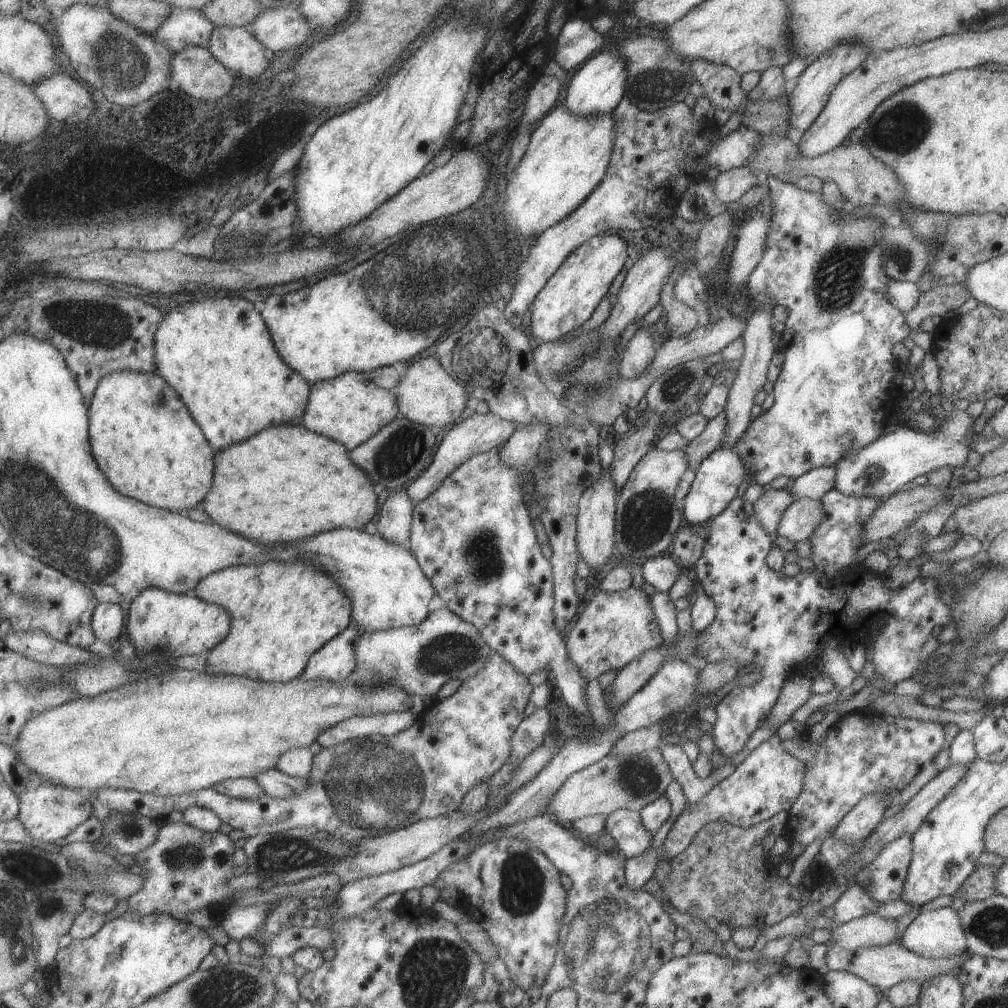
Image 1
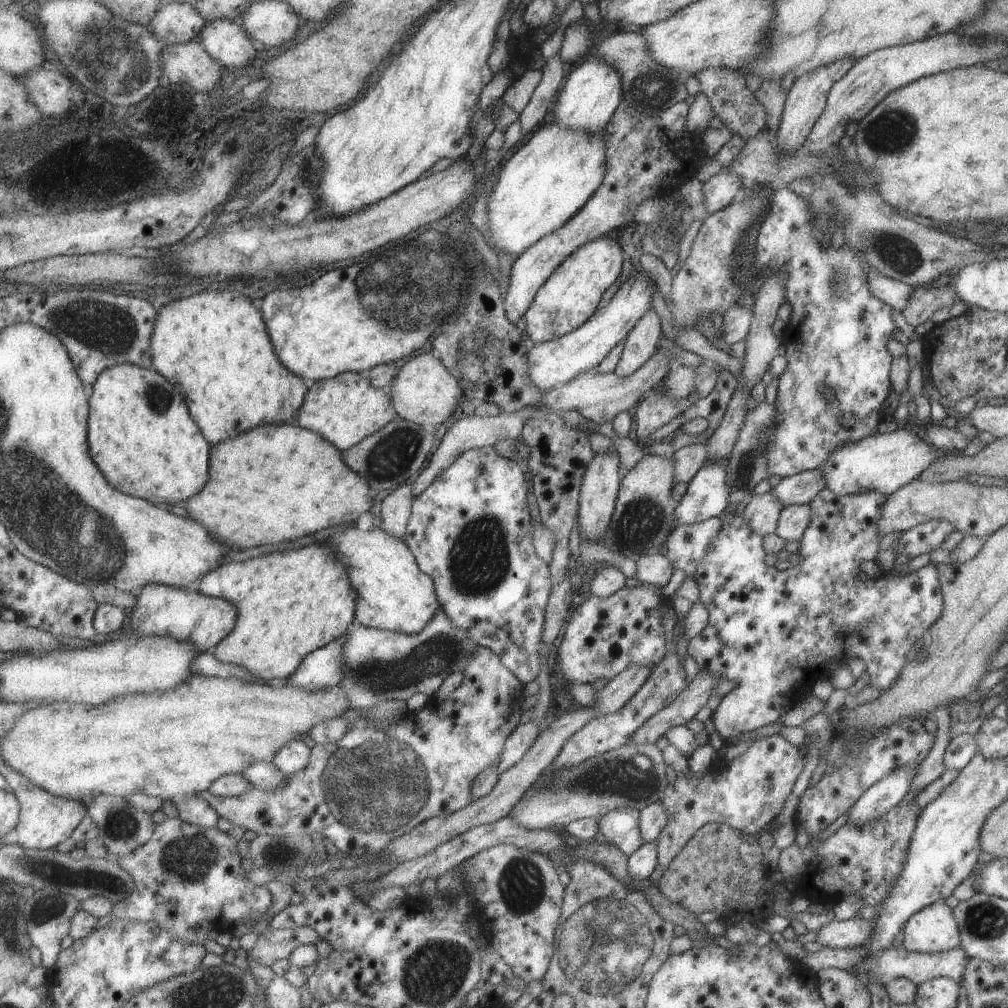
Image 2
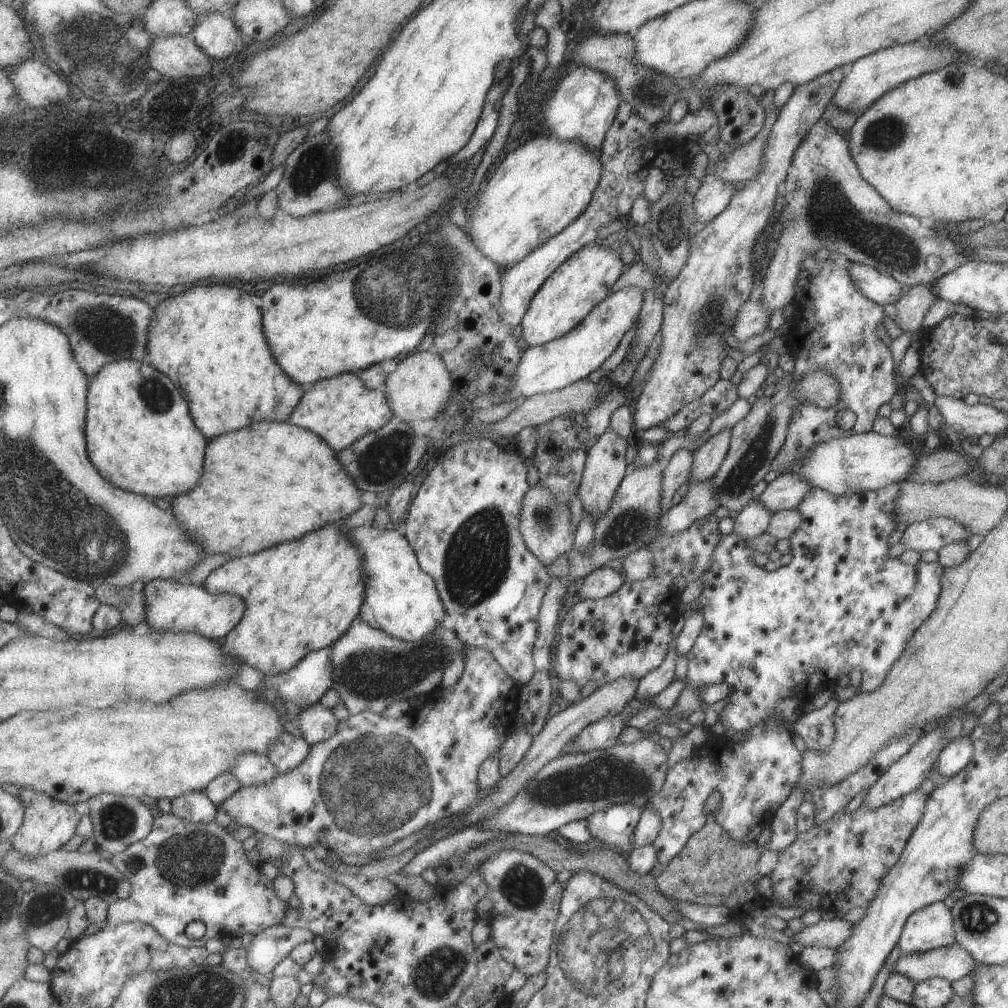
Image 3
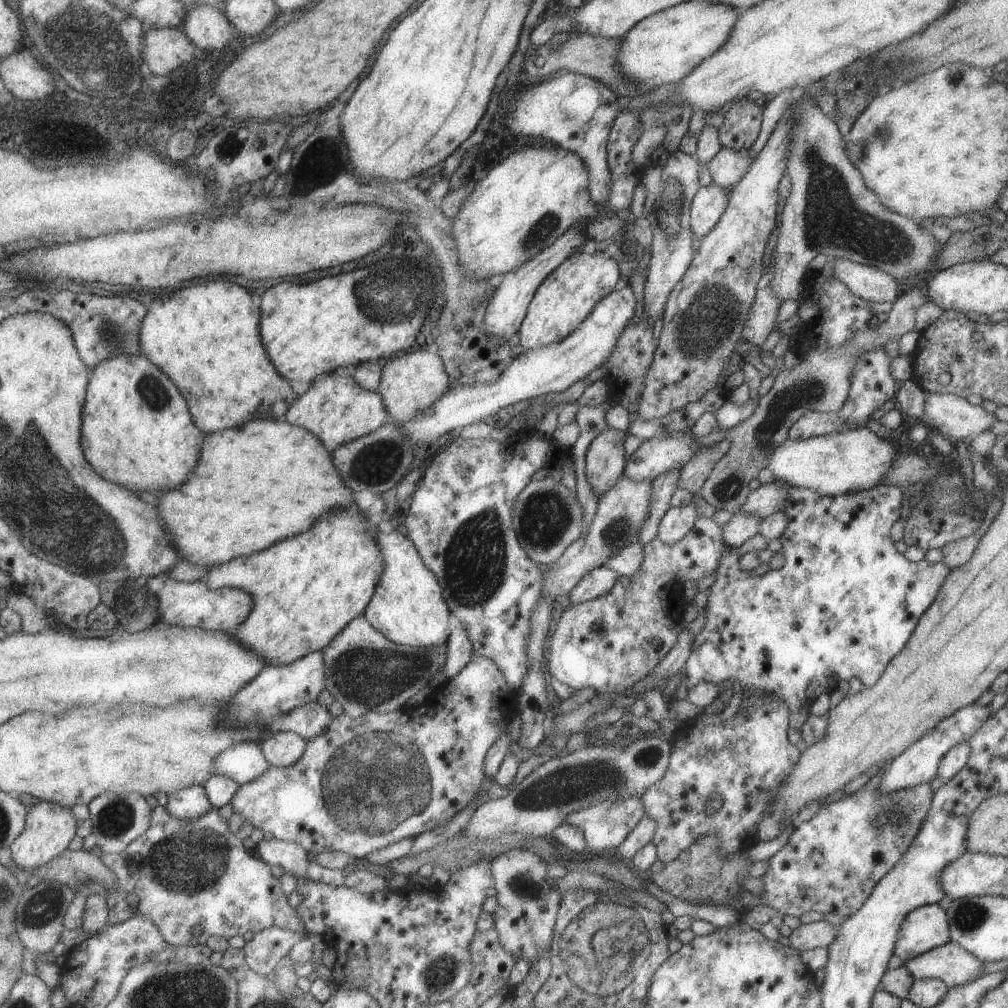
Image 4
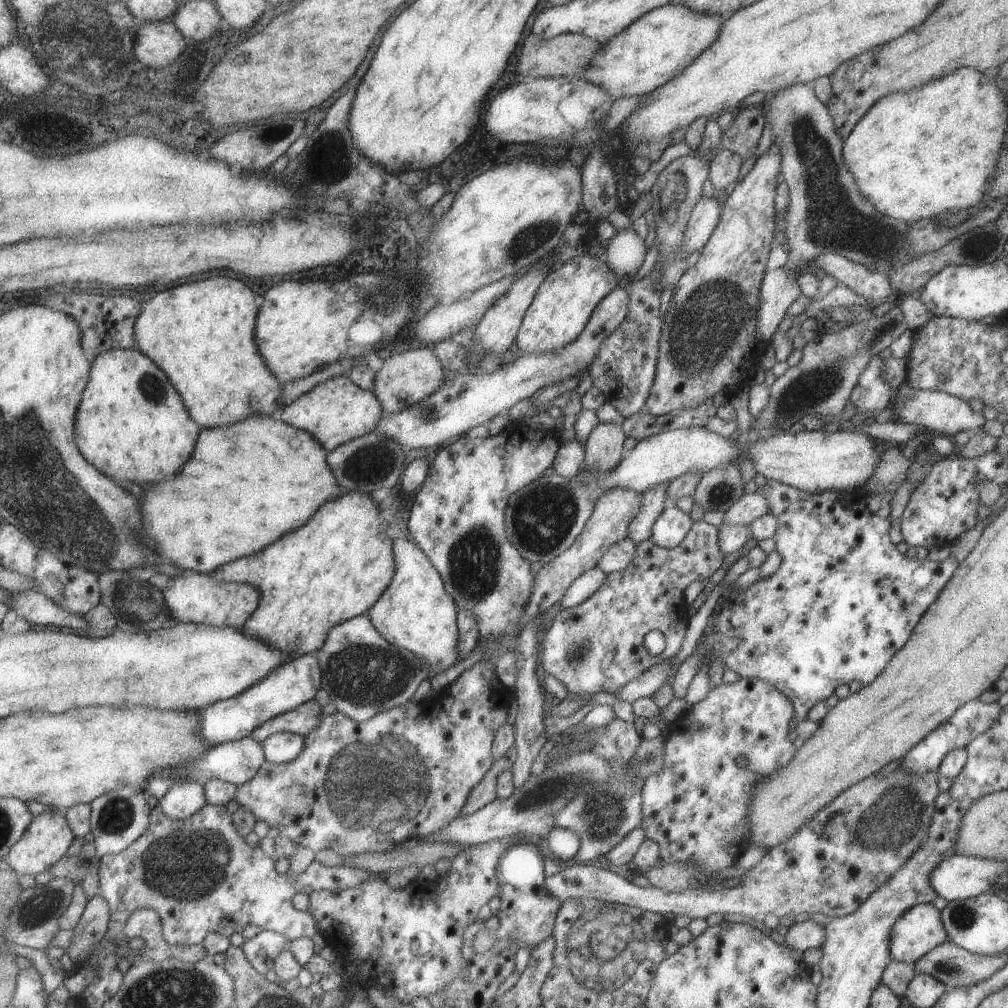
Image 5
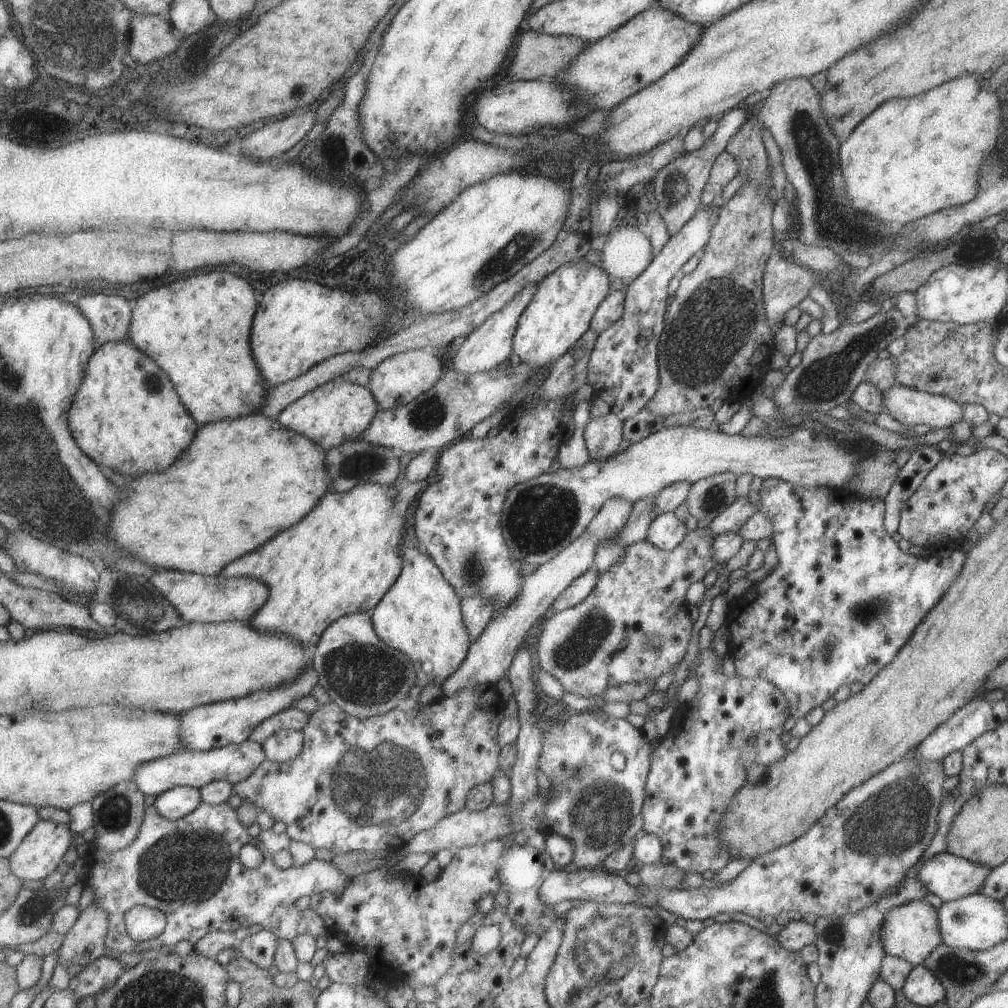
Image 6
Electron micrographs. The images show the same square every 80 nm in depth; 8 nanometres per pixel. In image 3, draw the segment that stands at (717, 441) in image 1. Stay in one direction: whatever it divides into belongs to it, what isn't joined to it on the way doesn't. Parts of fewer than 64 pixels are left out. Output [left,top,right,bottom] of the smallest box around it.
[661,448,693,518]

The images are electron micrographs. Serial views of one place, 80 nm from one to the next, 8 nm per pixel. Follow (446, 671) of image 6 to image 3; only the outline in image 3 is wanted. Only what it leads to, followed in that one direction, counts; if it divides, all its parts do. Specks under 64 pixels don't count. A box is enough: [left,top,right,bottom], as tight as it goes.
[348,526,448,642]

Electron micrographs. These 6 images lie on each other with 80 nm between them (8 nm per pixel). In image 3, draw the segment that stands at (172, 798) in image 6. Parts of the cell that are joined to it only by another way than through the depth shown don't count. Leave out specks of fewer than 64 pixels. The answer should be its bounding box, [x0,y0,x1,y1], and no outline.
[171,791,218,823]

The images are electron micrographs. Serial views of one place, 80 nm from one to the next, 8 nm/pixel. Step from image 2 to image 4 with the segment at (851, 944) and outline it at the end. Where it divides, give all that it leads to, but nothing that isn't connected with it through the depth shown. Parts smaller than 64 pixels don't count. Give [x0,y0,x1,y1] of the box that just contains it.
[788,921,837,952]

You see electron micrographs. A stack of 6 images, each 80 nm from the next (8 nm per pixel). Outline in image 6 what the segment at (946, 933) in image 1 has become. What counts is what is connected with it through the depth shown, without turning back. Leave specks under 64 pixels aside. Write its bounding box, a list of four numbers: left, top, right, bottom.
[880,900,942,965]

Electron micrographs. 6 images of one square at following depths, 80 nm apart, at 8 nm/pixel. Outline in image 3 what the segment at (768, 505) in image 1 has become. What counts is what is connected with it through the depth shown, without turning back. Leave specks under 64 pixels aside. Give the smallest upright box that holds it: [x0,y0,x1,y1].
[731,496,772,541]

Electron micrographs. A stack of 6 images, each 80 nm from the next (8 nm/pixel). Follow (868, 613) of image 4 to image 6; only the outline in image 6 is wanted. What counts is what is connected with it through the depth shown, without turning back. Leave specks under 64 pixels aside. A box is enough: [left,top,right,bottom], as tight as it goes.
[726,477,965,720]

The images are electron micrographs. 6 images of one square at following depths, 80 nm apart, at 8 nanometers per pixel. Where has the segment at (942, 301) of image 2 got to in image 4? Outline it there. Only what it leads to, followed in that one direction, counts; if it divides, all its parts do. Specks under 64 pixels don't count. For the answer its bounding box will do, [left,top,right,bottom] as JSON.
[698,286,928,513]

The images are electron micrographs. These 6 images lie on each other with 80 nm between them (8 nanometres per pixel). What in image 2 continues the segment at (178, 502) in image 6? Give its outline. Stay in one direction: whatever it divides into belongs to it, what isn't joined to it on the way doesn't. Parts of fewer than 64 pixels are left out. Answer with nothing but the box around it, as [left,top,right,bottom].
[187,425,375,550]

